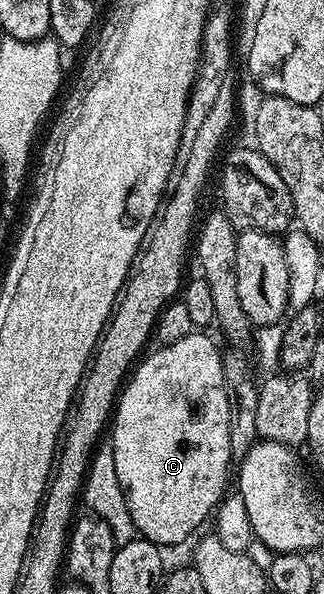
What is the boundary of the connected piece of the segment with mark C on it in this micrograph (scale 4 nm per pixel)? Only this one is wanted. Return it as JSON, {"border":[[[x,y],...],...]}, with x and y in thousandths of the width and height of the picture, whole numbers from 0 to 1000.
{"border":[[[590,561],[543,574],[543,581],[491,582],[485,589],[463,599],[454,596],[410,620],[373,653],[346,700],[346,747],[370,823],[423,899],[522,924],[534,914],[568,912],[636,872],[645,875],[691,838],[698,791],[716,786],[704,736],[710,690],[685,626],[685,591],[636,561]]]}

